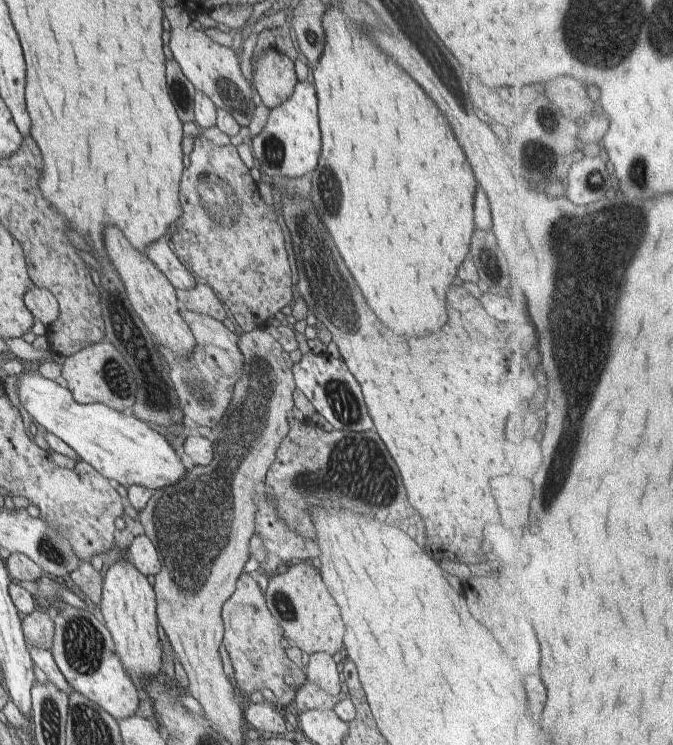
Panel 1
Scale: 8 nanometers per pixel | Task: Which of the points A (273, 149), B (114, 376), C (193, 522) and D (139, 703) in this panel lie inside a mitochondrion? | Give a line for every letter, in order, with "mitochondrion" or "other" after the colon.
A: mitochondrion
B: mitochondrion
C: mitochondrion
D: other

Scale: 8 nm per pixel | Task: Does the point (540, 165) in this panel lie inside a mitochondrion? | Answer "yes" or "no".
yes

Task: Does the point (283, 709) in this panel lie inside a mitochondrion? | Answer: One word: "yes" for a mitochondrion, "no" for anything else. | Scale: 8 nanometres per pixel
no

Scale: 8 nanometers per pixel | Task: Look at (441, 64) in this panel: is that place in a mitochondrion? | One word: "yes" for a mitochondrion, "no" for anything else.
no

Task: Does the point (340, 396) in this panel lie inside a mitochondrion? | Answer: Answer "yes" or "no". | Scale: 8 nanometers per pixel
yes

